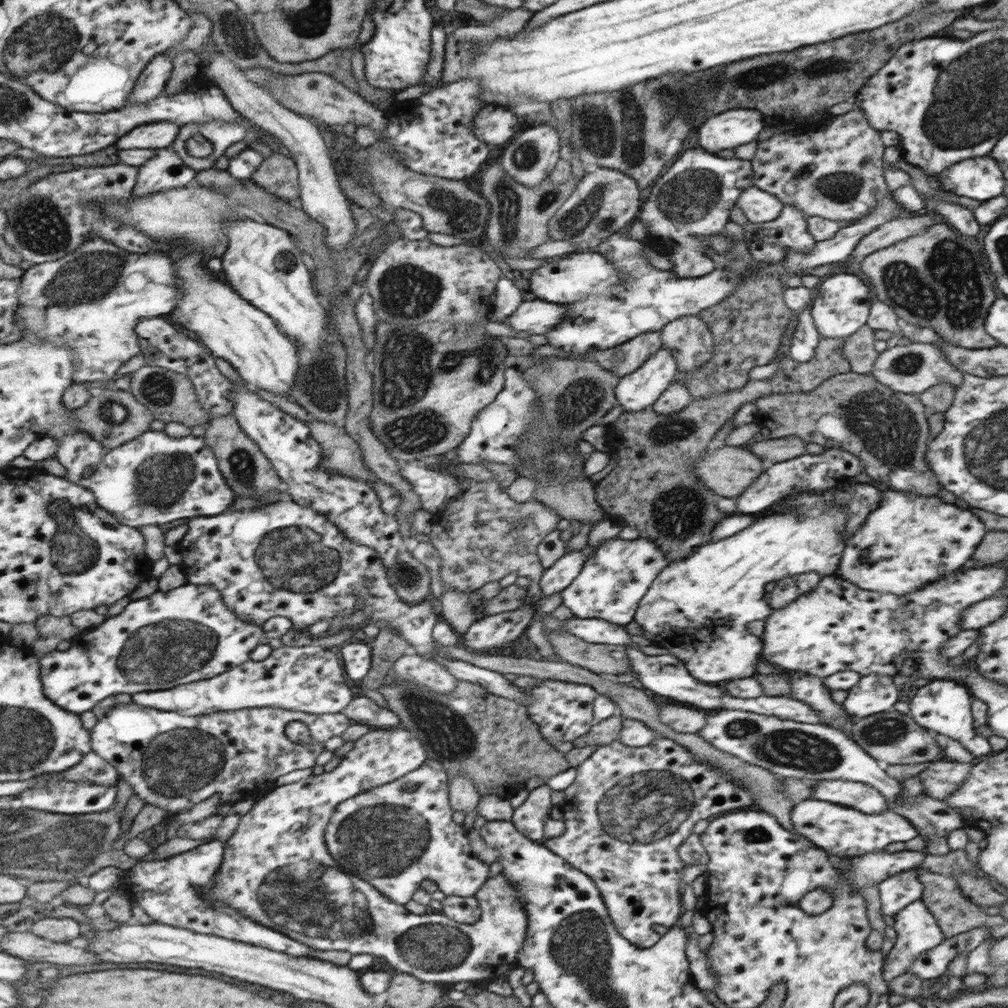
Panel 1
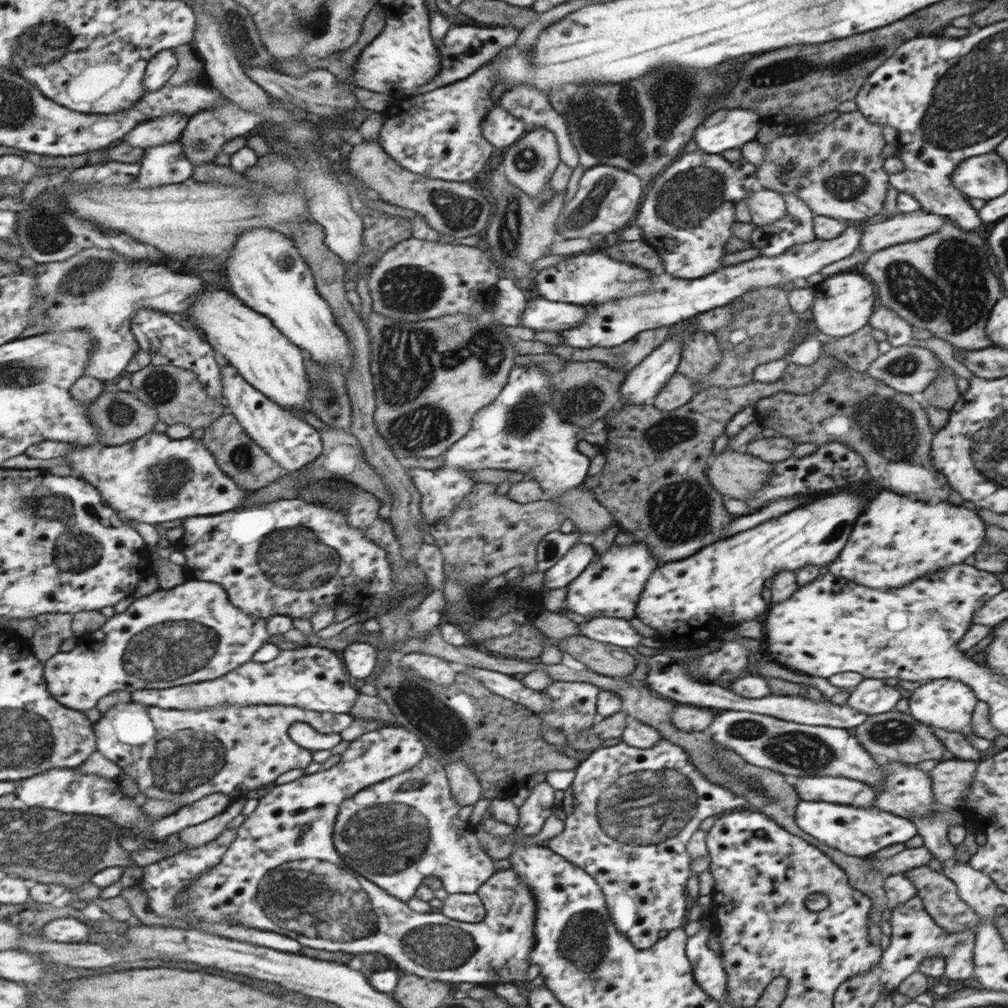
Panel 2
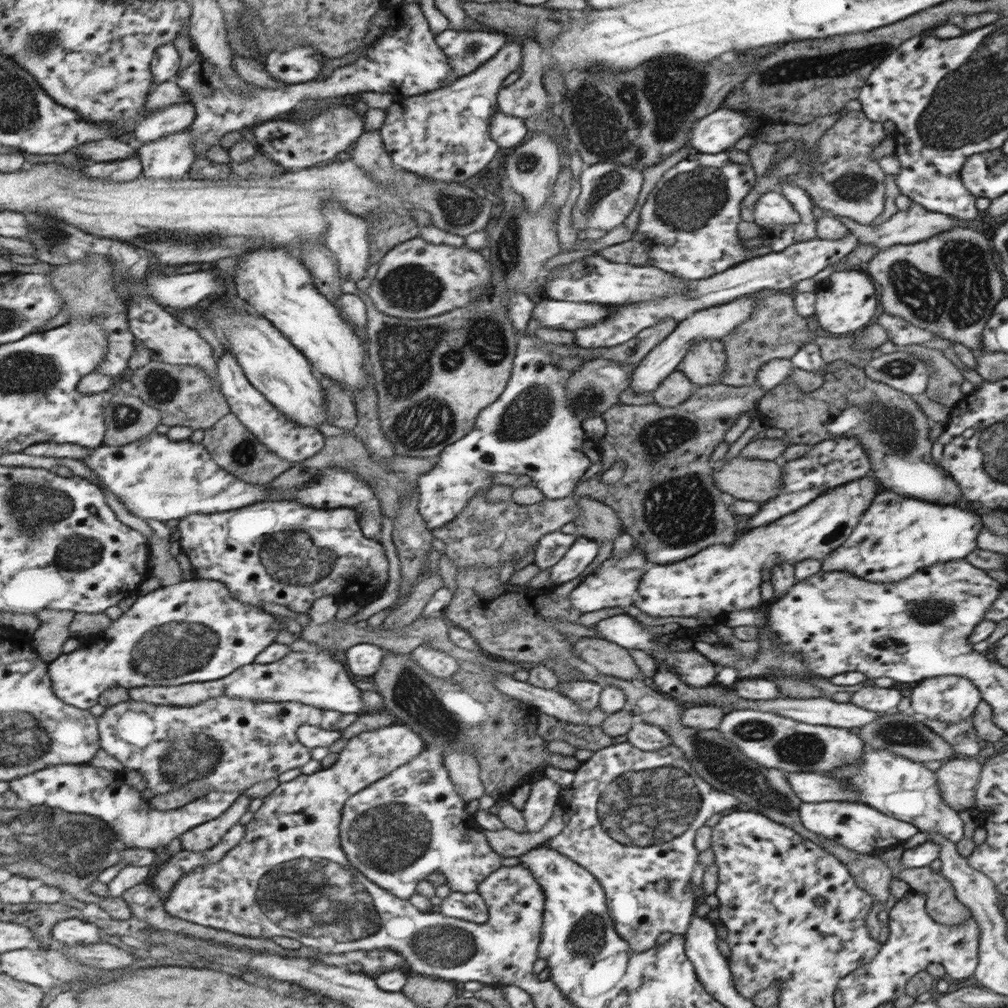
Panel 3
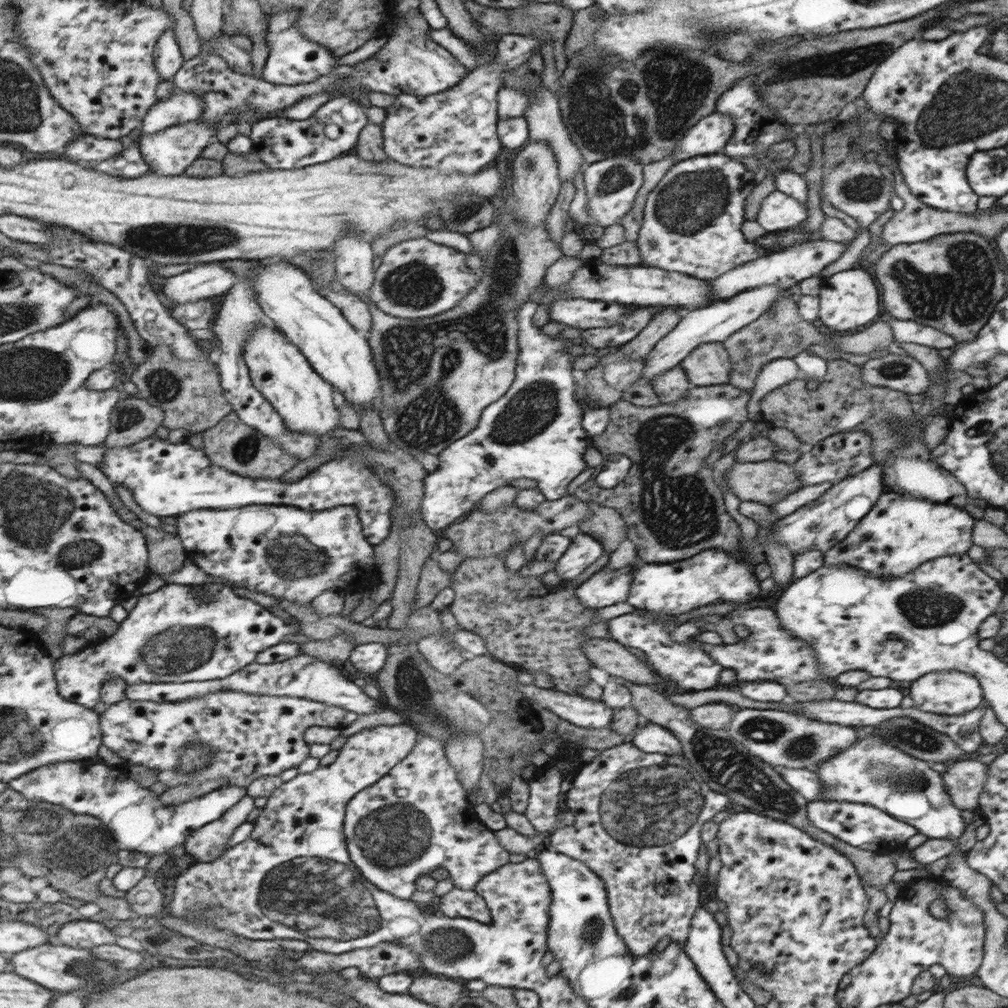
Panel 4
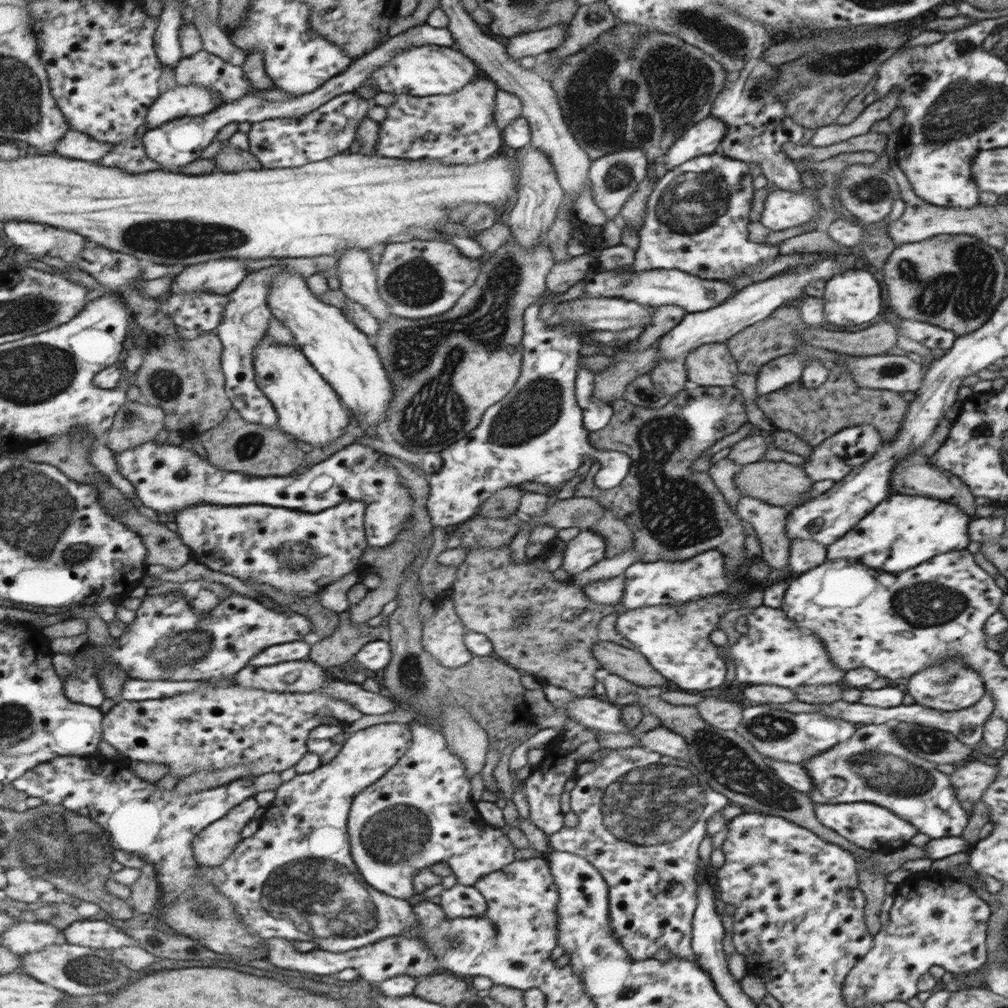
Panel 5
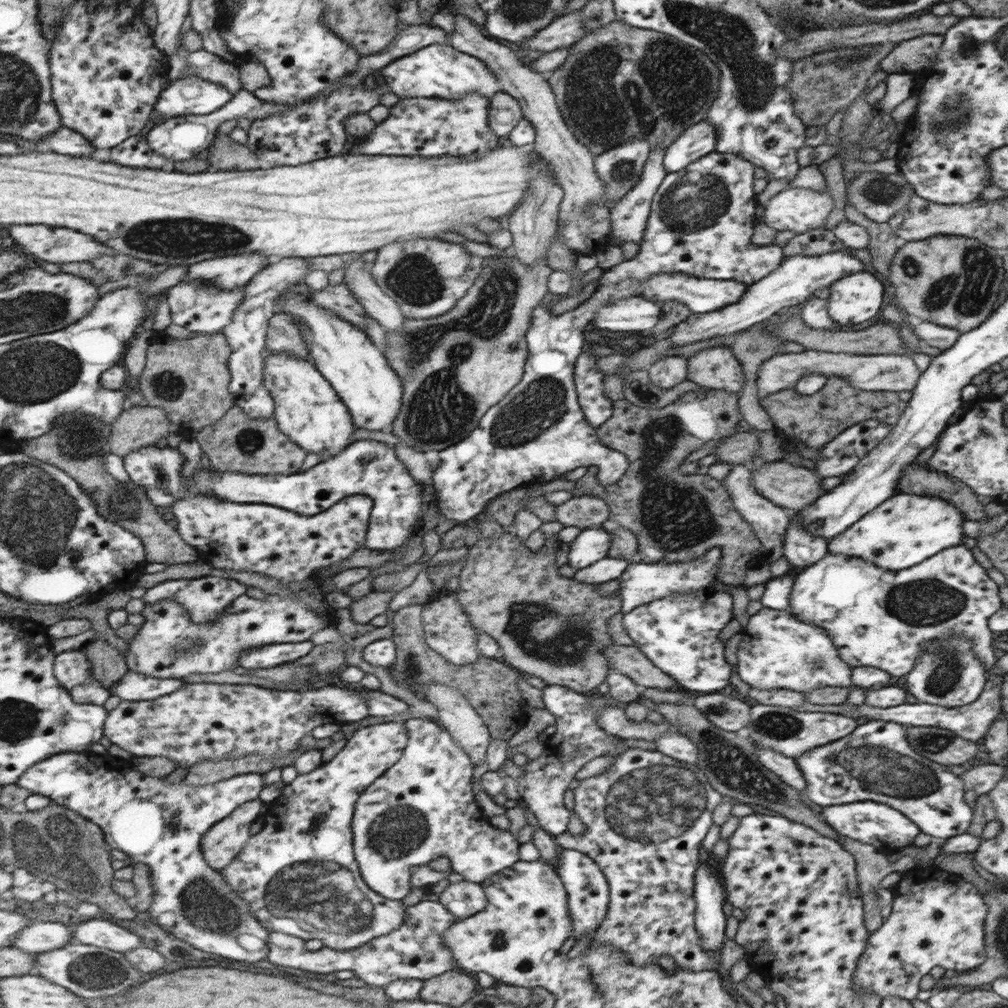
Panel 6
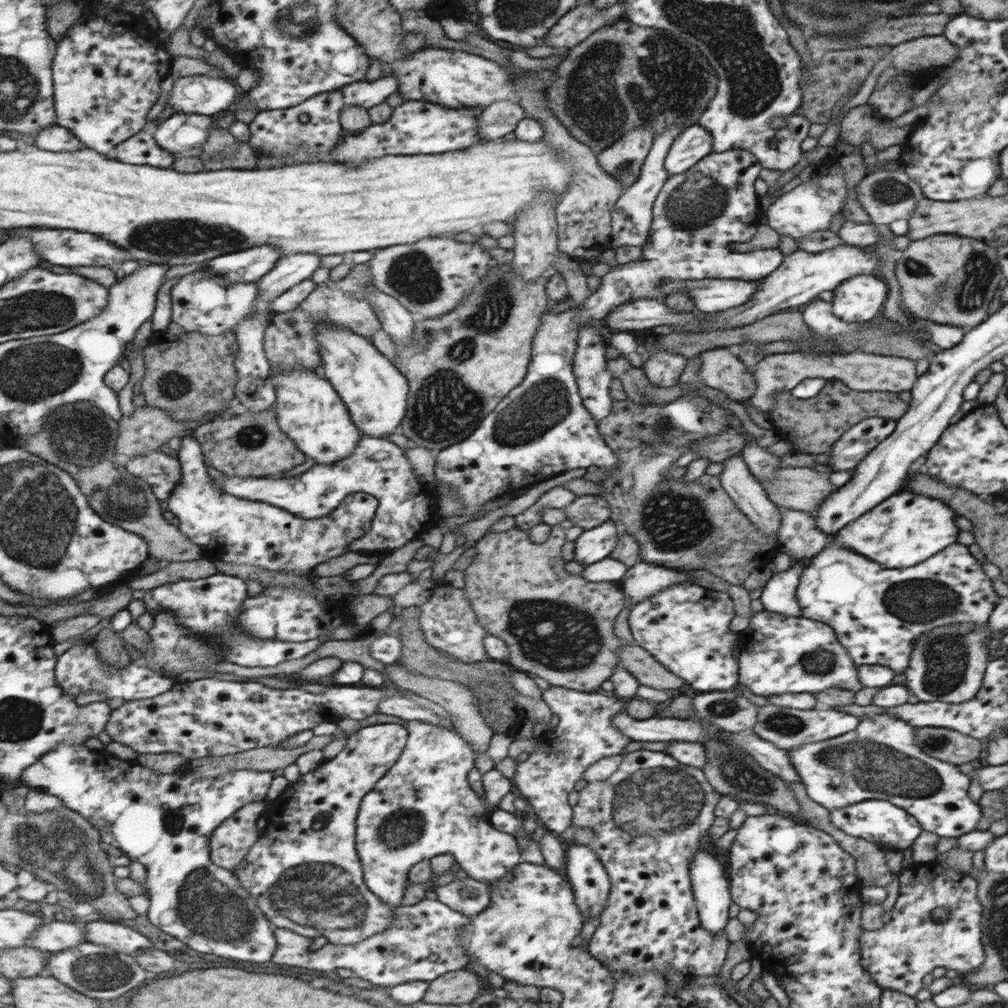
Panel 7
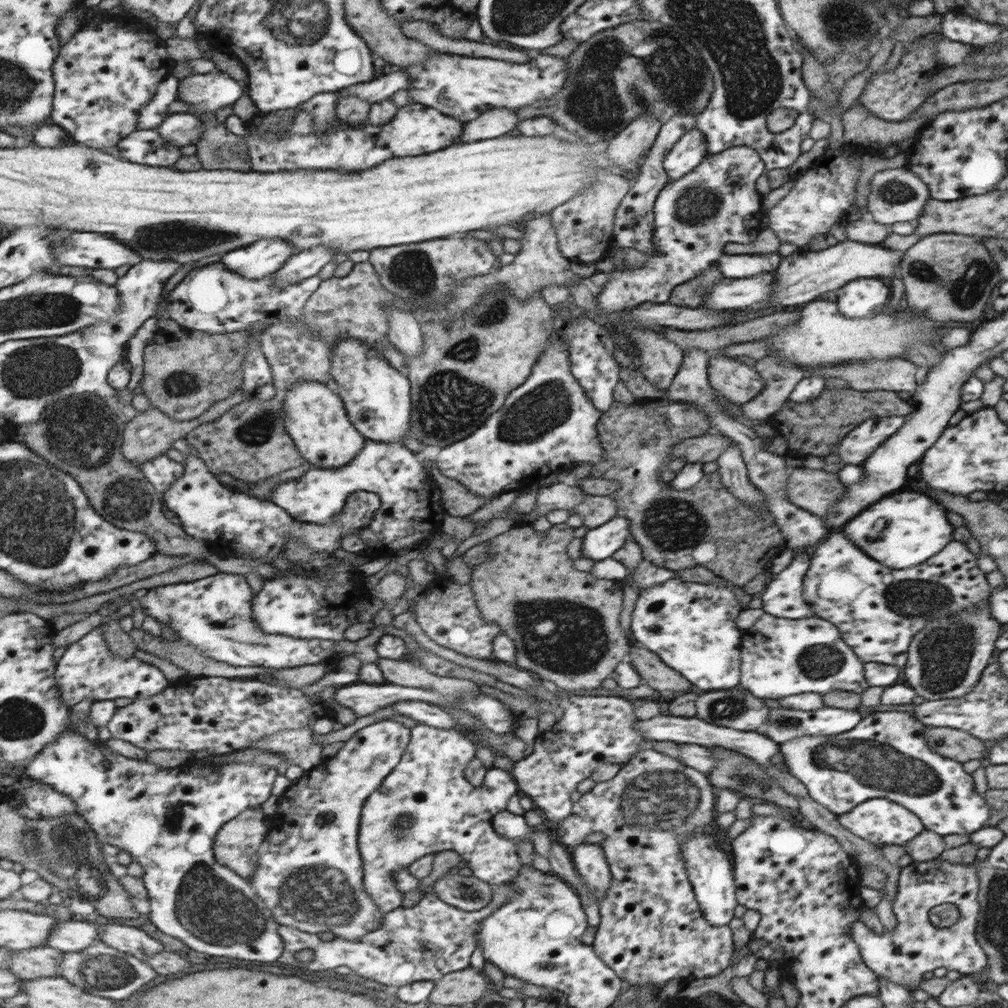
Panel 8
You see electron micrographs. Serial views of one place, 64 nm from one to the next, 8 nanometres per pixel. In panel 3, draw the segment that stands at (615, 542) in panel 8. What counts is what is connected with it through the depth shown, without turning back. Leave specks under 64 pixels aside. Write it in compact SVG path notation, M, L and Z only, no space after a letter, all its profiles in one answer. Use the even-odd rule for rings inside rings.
M581 536L575 538L567 553L554 566L550 567L549 580L555 582L554 586L573 580L575 576L585 572L585 568L589 564L595 562L599 552L600 546L598 542Z

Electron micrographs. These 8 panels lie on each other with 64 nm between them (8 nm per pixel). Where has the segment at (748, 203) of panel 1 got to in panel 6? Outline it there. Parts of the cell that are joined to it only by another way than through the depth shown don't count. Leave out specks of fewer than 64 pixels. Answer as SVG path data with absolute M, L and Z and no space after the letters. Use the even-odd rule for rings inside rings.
M786 188L766 201L761 222L777 232L792 230L795 235L803 234L821 226L829 212L833 212L833 201L827 188L822 193Z

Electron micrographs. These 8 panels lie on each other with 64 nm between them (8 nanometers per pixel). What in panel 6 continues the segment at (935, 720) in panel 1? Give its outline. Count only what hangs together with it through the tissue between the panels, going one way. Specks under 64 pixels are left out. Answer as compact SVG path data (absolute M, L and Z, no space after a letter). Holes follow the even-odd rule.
M950 634L945 638L928 642L915 661L915 667L905 676L906 692L915 697L917 703L936 704L953 708L973 703L985 687L985 667L970 649L970 638Z

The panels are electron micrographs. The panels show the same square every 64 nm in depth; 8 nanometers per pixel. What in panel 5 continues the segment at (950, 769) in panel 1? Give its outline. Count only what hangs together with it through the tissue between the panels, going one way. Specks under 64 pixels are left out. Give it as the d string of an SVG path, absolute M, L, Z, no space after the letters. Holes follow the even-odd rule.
M982 760L969 761L948 774L948 780L956 791L957 801L975 804L995 775L994 766L982 763Z

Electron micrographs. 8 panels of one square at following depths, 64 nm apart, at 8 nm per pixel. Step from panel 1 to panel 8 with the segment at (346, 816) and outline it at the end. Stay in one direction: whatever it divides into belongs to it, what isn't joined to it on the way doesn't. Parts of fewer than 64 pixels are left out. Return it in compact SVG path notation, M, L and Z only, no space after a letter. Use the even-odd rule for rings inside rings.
M421 723L413 725L413 740L408 740L409 752L405 752L405 756L400 756L401 764L397 763L397 770L393 770L393 776L389 776L389 780L385 780L385 784L381 784L381 788L377 792L373 791L373 796L369 796L369 800L364 800L365 812L360 813L361 817L361 854L360 859L365 860L365 888L369 888L369 896L373 902L377 905L377 908L382 912L382 916L392 911L397 906L401 906L401 894L399 894L397 886L394 884L393 874L398 868L406 868L414 860L425 856L426 854L435 854L441 851L452 850L460 856L461 865L469 868L473 877L479 881L487 882L496 887L501 884L508 883L519 875L519 870L522 866L517 854L515 853L515 844L509 837L501 836L497 834L492 824L489 824L489 820L492 820L492 816L499 812L503 812L505 809L505 802L511 794L515 794L515 790L518 790L515 786L515 780L511 778L511 775L505 774L503 770L499 770L499 776L491 776L491 788L485 788L484 782L486 781L486 775L480 777L481 785L475 790L473 786L469 786L469 782L463 778L463 770L466 770L466 766L473 758L473 744L471 739L465 738L464 732L457 731L455 729L442 729L433 728Z

